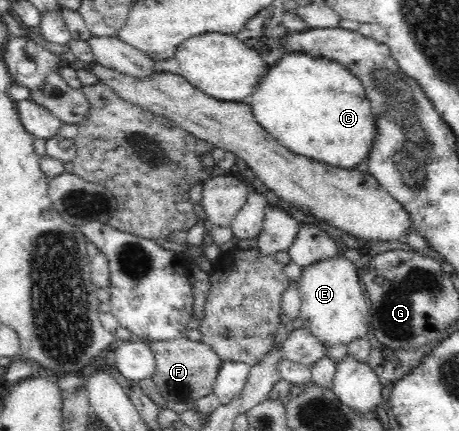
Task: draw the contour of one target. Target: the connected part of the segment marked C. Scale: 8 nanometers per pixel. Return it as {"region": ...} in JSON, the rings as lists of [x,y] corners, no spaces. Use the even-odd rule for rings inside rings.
{"region":[[[286,52],[274,66],[267,69],[246,103],[250,105],[256,122],[290,153],[346,170],[356,170],[371,154],[376,130],[365,88],[350,70],[329,58]]]}

